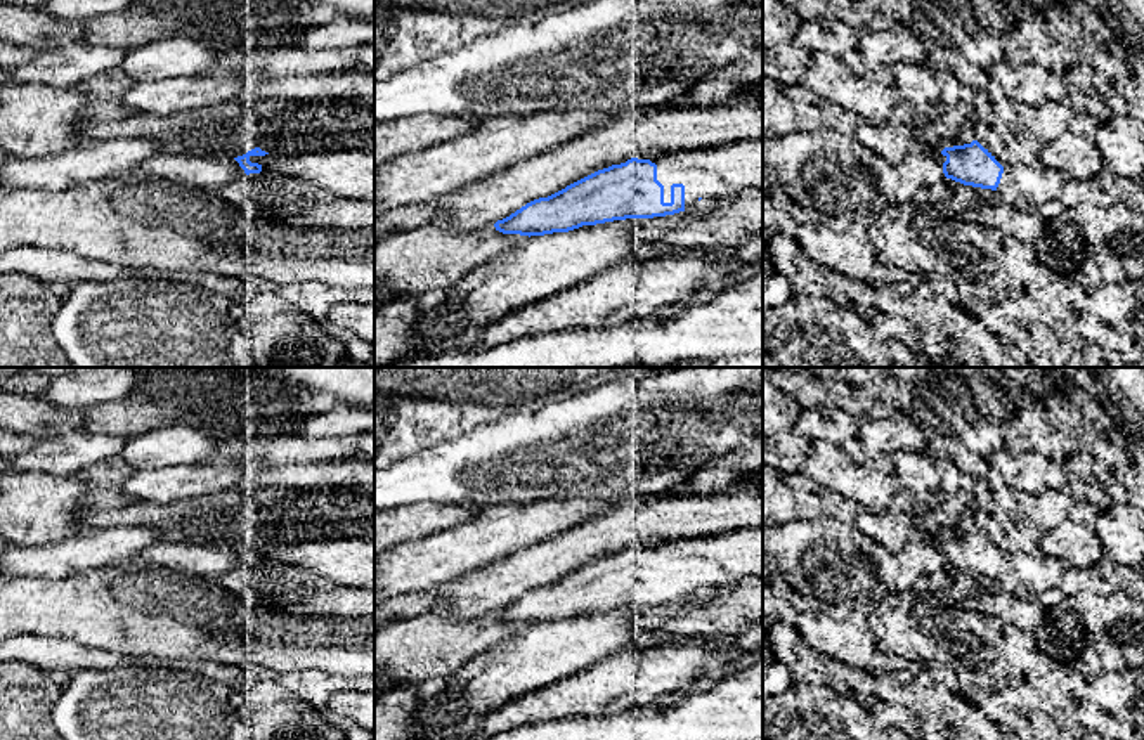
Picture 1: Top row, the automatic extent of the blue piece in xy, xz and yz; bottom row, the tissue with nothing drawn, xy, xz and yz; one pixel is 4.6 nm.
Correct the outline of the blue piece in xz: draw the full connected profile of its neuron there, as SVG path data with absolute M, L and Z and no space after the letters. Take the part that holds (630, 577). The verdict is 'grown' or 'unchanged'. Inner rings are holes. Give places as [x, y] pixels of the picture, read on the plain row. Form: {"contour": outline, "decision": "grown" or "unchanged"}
{"contour": "M763 527L676 539L652 548L631 546L598 558L565 577L539 586L494 612L503 622L544 624L626 607L653 607L685 600L702 586L721 587L745 577L763 577Z", "decision": "grown"}

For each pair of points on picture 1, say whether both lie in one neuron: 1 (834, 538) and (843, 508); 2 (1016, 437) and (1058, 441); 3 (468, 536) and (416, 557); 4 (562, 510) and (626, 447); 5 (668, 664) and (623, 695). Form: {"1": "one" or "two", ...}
{"1": "two", "2": "one", "3": "one", "4": "two", "5": "one"}

